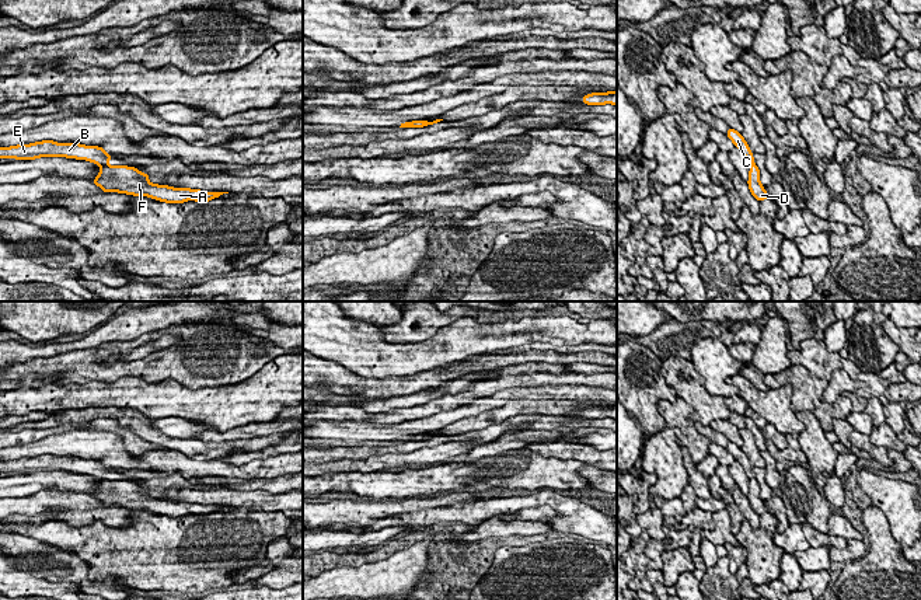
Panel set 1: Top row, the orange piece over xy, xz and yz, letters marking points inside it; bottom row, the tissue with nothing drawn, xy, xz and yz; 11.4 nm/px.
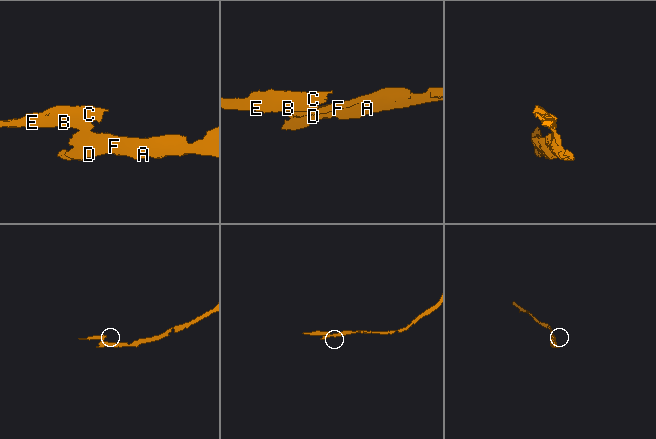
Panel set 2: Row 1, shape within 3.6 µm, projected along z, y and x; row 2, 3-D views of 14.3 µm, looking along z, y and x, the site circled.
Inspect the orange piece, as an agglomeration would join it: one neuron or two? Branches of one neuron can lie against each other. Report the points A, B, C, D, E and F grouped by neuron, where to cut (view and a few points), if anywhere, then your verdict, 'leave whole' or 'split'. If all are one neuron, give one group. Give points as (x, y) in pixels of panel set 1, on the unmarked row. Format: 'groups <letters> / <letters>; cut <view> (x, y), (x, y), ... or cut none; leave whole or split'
groups A D F / B C E; cut xy (100, 477), (105, 480); split

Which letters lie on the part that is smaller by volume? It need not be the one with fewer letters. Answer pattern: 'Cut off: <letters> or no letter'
Cut off: B, C, E

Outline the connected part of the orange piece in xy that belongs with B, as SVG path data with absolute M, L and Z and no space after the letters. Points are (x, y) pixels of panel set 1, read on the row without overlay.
M52 454L31 458L0 461L0 472L34 474L39 471L67 471L104 478L112 472L102 461L79 457L56 457Z

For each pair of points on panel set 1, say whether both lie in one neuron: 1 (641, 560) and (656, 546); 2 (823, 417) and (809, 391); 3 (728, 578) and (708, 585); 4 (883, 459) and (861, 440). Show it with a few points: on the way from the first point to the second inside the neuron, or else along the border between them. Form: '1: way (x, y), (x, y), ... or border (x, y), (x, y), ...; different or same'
1: border (644, 554), (648, 558); different
2: way (823, 411), (809, 397); same
3: way (724, 582), (712, 585); same
4: way (878, 453), (867, 445); same

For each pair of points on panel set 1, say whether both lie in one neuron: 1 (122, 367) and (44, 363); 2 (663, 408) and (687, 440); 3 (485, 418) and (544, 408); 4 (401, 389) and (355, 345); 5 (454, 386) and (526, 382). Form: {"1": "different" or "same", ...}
{"1": "same", "2": "same", "3": "same", "4": "different", "5": "different"}

